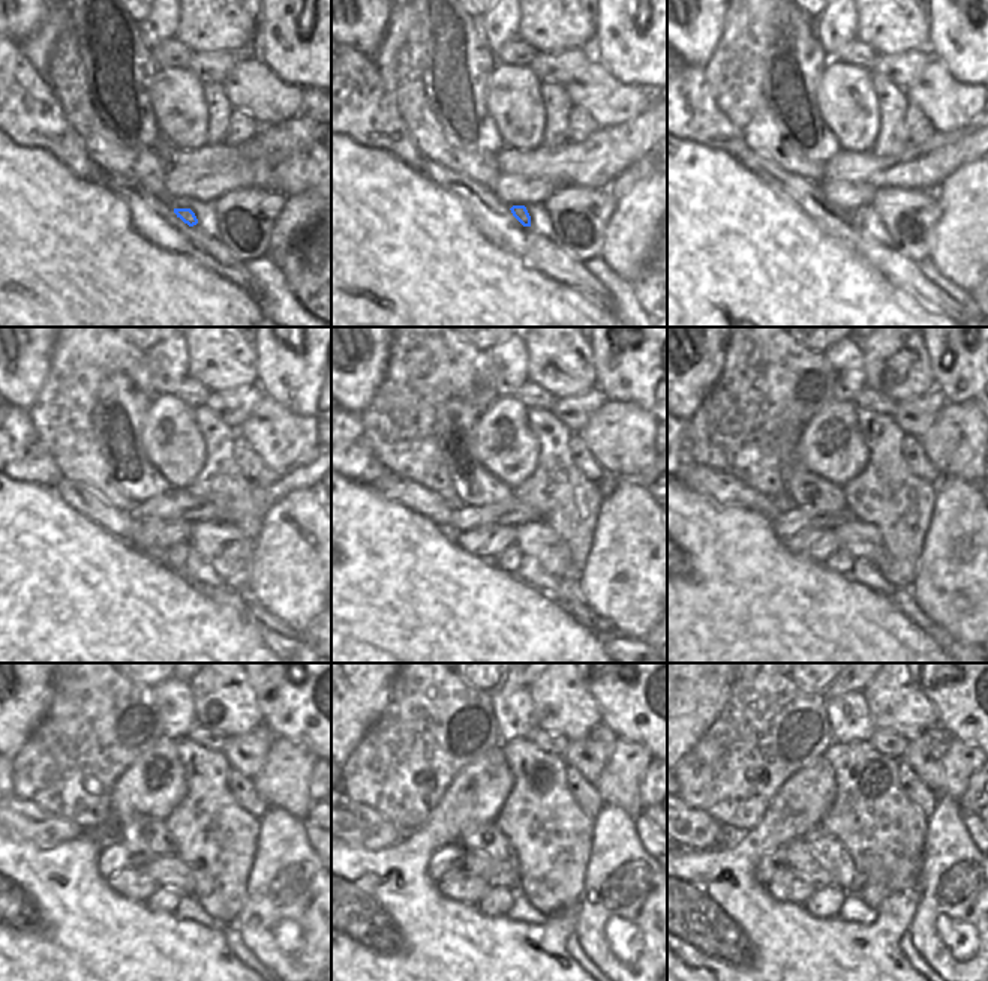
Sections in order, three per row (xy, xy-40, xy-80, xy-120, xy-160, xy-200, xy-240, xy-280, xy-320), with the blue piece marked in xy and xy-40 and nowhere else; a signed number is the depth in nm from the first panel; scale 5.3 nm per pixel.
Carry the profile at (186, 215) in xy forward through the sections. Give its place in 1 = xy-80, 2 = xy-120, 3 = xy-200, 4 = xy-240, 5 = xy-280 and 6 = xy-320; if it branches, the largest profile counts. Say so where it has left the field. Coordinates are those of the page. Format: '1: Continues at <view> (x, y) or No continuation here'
1: Continues at xy-80 (853, 218)
2: Continues at xy-120 (174, 558)
3: Continues at xy-200 (841, 561)
4: Continues at xy-240 (164, 900)
5: Continues at xy-280 (498, 900)
6: Continues at xy-320 (825, 902).

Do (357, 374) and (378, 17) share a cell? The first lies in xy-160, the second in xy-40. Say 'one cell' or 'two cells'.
one cell

